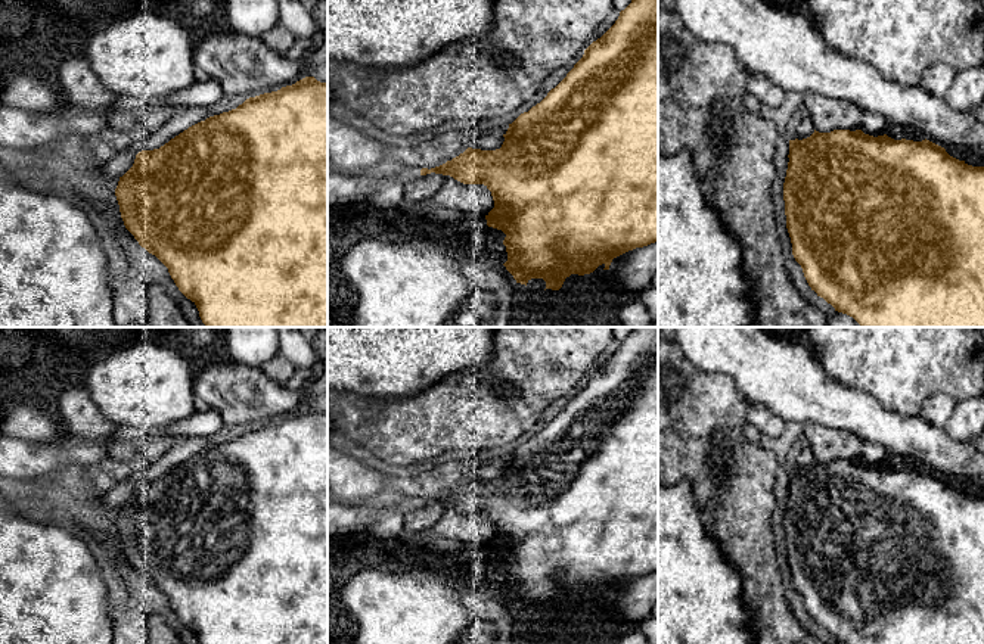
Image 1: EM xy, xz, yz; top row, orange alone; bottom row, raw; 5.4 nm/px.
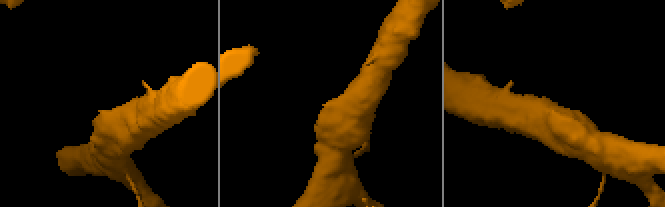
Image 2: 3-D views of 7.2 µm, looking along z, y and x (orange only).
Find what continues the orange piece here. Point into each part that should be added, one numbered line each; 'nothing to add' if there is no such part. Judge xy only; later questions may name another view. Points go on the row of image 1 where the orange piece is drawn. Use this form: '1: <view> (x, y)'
nothing to add

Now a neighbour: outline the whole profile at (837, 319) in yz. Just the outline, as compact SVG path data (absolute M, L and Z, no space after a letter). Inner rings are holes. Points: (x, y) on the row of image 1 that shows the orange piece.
M835 311L831 317L828 317L826 327L862 327L853 317Z

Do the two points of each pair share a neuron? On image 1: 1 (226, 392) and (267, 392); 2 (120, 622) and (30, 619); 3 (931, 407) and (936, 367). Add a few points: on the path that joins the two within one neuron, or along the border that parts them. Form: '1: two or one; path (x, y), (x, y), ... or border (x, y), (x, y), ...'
1: one; path (236, 392), (257, 392)
2: two; border (109, 609), (114, 628)
3: two; border (956, 400), (933, 394), (924, 403), (919, 416)

